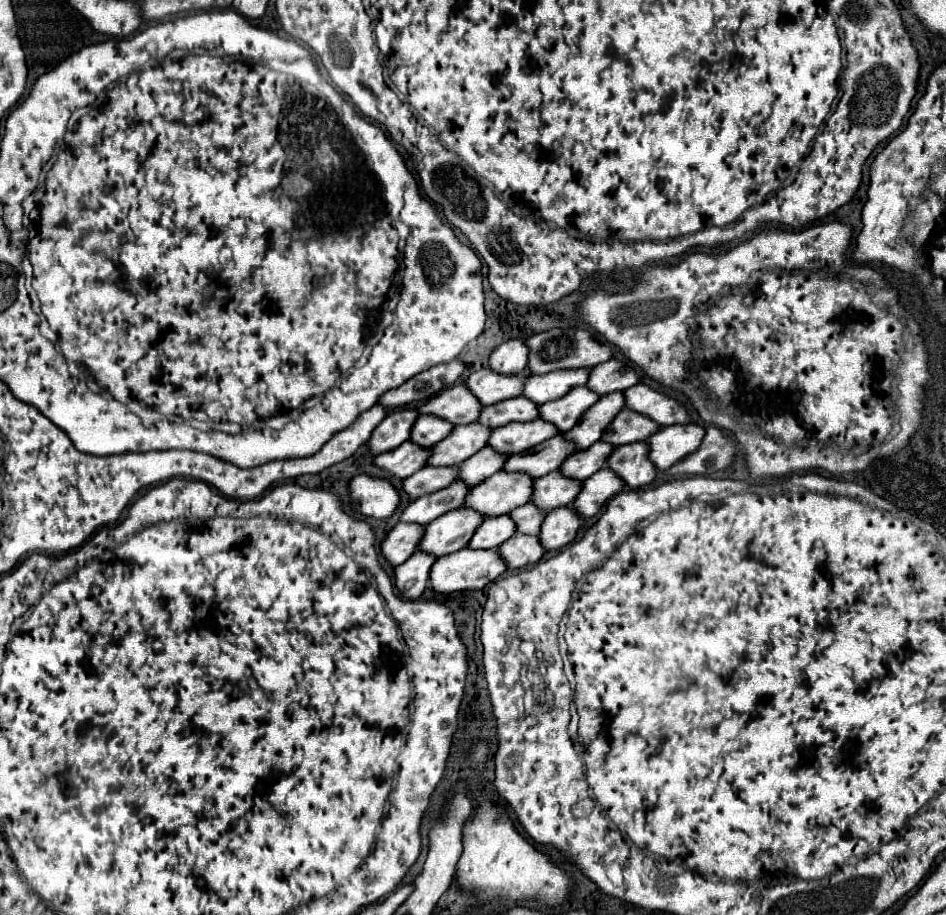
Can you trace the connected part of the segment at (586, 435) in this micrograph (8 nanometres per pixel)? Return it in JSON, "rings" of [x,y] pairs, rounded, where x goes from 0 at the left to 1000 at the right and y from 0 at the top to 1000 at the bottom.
{"rings":[[[658,428],[636,433],[628,444],[624,444],[624,448],[619,448],[619,452],[615,452],[615,457],[605,470],[594,472],[596,481],[605,483],[609,492],[619,492],[619,487],[634,481],[641,466],[658,446],[660,446]]]}

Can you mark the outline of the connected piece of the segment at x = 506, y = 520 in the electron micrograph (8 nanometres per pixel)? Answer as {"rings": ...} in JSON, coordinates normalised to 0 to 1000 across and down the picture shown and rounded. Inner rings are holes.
{"rings":[[[526,564],[526,566],[514,566],[501,581],[499,590],[495,592],[495,599],[526,599],[531,592],[535,592],[545,581],[545,575],[539,564]]]}

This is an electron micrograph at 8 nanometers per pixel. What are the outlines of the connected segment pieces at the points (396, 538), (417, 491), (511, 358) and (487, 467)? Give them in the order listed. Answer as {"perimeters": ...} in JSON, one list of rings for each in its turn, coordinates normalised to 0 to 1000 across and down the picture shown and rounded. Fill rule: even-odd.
{"perimeters":[[[[421,570],[410,586],[406,588],[406,592],[402,595],[404,608],[414,616],[421,619],[425,614],[429,614],[442,597],[442,590],[446,588],[446,579],[448,575],[444,573],[429,573],[429,570]]],[[[448,509],[446,514],[442,514],[433,522],[429,522],[425,527],[425,533],[436,546],[440,546],[444,542],[450,542],[455,538],[463,538],[463,536],[476,531],[480,525],[482,525],[482,509],[476,509],[476,511]]],[[[537,372],[518,387],[516,398],[522,407],[539,411],[550,409],[556,402],[556,391],[558,391],[556,376],[552,372]]],[[[510,490],[499,501],[493,501],[493,505],[484,507],[484,525],[488,525],[495,533],[503,531],[505,527],[518,522],[518,518],[531,514],[533,503],[535,498],[522,494],[520,490]]]]}

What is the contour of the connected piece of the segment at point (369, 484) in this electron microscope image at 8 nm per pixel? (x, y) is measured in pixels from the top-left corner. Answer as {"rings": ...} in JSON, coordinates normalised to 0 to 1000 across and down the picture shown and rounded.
{"rings":[[[387,518],[374,520],[368,527],[372,555],[389,566],[412,566],[421,553],[419,533],[404,522],[391,522]]]}

